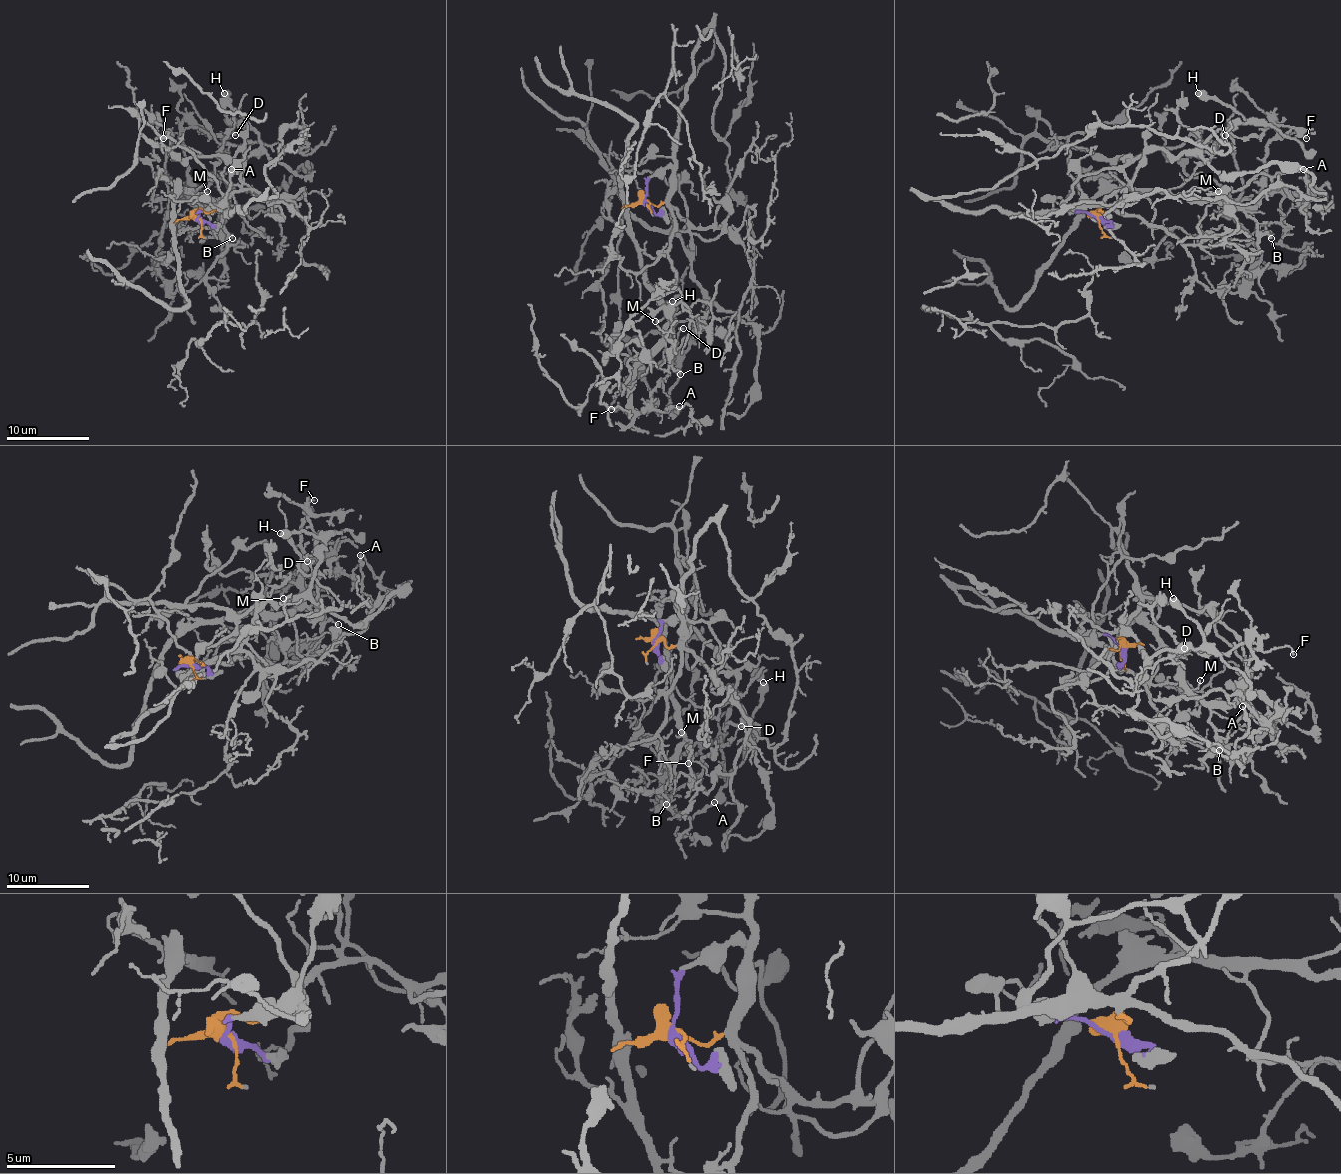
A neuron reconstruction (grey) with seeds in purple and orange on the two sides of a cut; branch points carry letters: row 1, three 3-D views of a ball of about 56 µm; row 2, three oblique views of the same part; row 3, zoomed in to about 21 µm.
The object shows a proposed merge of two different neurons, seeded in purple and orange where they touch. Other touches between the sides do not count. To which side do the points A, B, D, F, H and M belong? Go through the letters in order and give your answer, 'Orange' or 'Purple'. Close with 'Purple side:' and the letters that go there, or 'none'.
A: Purple
B: Purple
D: Purple
F: Purple
H: Purple
M: Purple
Purple side: A, B, D, F, H, M

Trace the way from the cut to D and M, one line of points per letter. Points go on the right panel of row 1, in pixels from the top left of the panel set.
D: (1098, 217), (1065, 200), (1080, 177), (1191, 134), (1230, 146), (1241, 198), (1253, 200), (1276, 130), (1224, 134)
M: (1098, 217), (1065, 200), (1080, 177), (1191, 134), (1230, 146), (1241, 198), (1255, 204), (1216, 202), (1218, 192)

